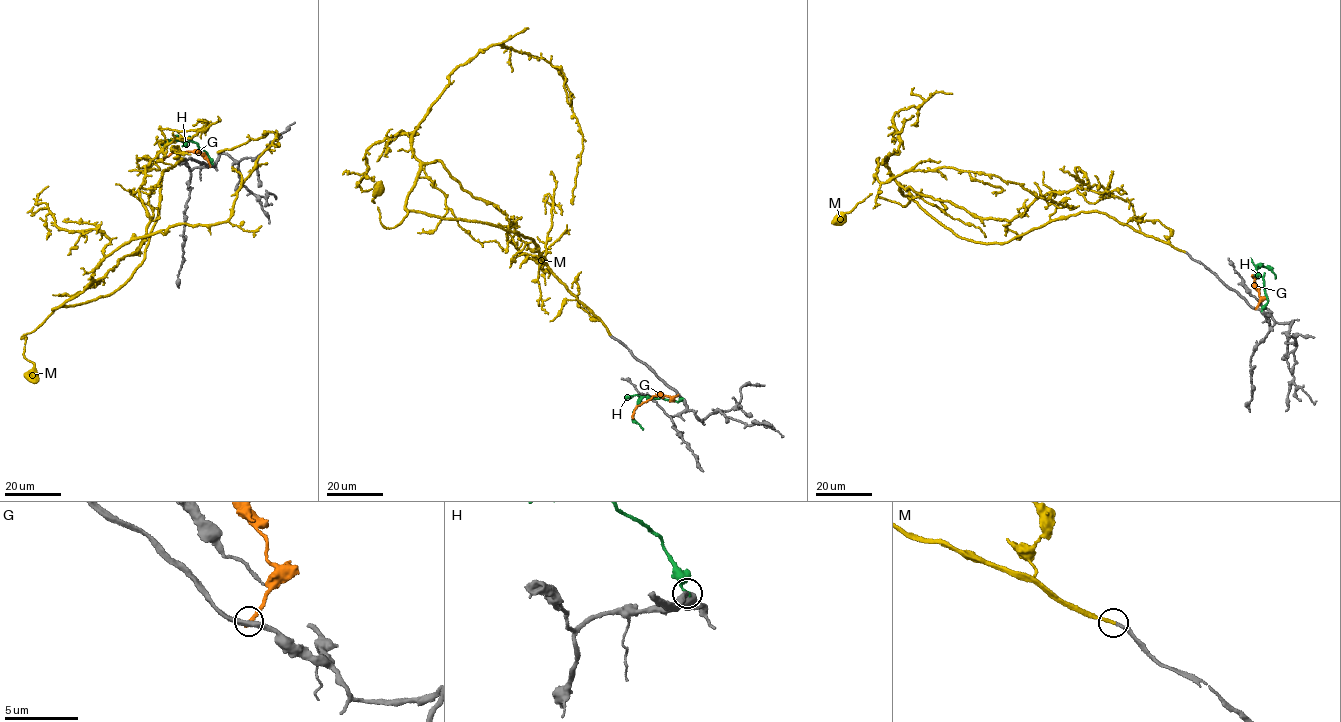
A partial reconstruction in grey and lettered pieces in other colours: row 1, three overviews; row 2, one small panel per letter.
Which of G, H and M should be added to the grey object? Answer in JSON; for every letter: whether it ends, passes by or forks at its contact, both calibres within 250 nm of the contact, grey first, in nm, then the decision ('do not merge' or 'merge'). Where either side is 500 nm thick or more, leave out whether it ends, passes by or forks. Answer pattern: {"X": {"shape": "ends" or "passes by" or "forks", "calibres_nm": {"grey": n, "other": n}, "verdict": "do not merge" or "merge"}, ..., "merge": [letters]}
{"G": {"shape": "ends", "calibres_nm": {"grey": 400, "other": 260}, "verdict": "do not merge"}, "H": {"calibres_nm": {"grey": 500, "other": 200}, "verdict": "do not merge"}, "M": {"shape": "ends", "calibres_nm": {"grey": 260, "other": 280}, "verdict": "merge"}, "merge": ["M"]}

